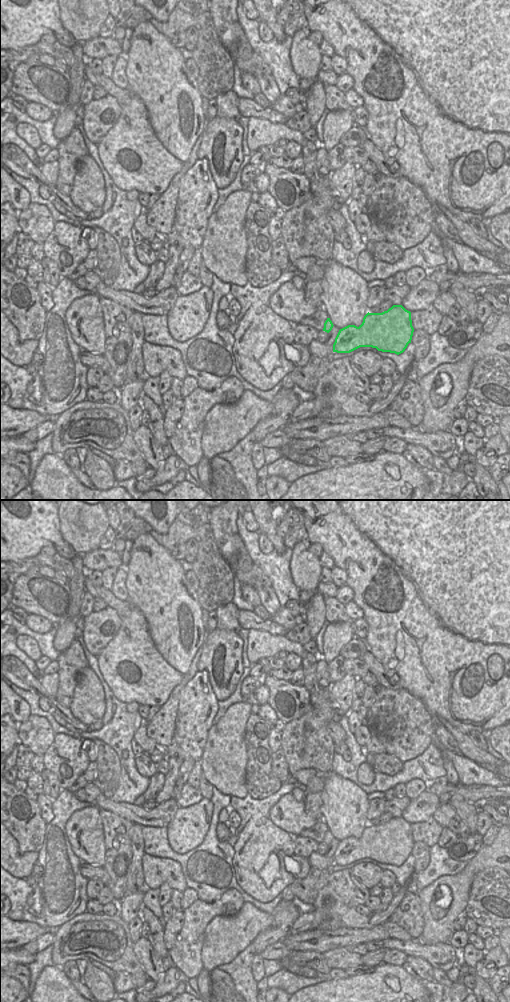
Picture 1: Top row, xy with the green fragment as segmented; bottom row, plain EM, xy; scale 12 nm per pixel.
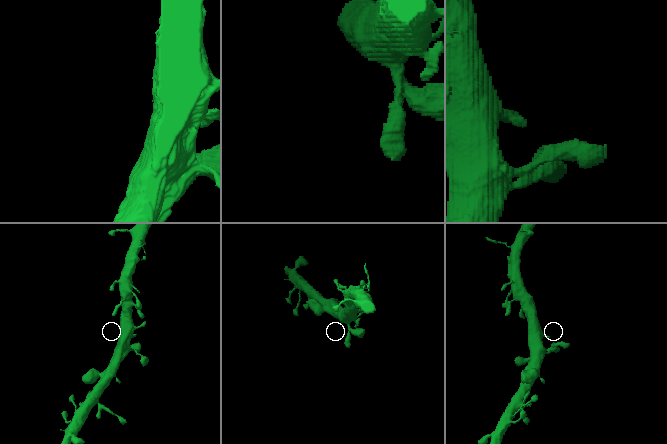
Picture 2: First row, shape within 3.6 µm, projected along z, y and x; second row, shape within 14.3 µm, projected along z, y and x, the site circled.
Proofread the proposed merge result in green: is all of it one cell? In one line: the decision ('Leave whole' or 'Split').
Leave whole.

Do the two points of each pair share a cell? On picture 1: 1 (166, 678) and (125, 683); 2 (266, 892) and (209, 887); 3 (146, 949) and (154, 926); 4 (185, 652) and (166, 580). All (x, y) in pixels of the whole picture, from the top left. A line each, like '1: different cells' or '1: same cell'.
1: same cell
2: different cells
3: different cells
4: same cell

